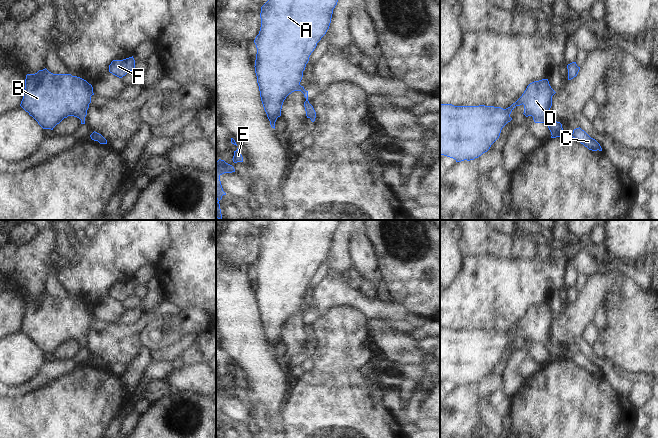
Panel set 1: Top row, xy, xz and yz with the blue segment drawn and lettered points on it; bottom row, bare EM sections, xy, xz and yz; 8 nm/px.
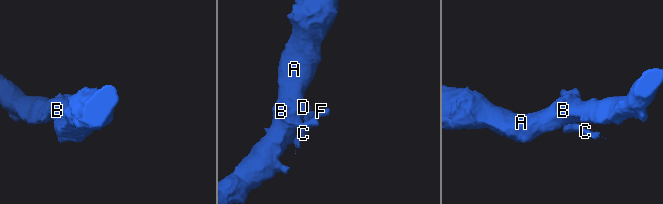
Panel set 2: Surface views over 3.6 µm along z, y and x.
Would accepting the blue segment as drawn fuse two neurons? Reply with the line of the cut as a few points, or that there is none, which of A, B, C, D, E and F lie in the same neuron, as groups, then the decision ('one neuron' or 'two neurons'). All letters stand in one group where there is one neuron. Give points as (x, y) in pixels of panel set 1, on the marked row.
no cut | A B C D E F | one neuron

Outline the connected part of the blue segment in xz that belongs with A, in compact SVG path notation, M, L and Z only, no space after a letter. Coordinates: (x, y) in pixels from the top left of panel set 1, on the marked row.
M268 0L261 7L261 27L254 40L257 48L254 67L261 101L272 128L275 129L275 122L281 116L284 100L294 91L304 94L306 116L312 122L315 121L316 112L308 101L308 91L300 82L311 53L329 29L337 2L338 0Z

